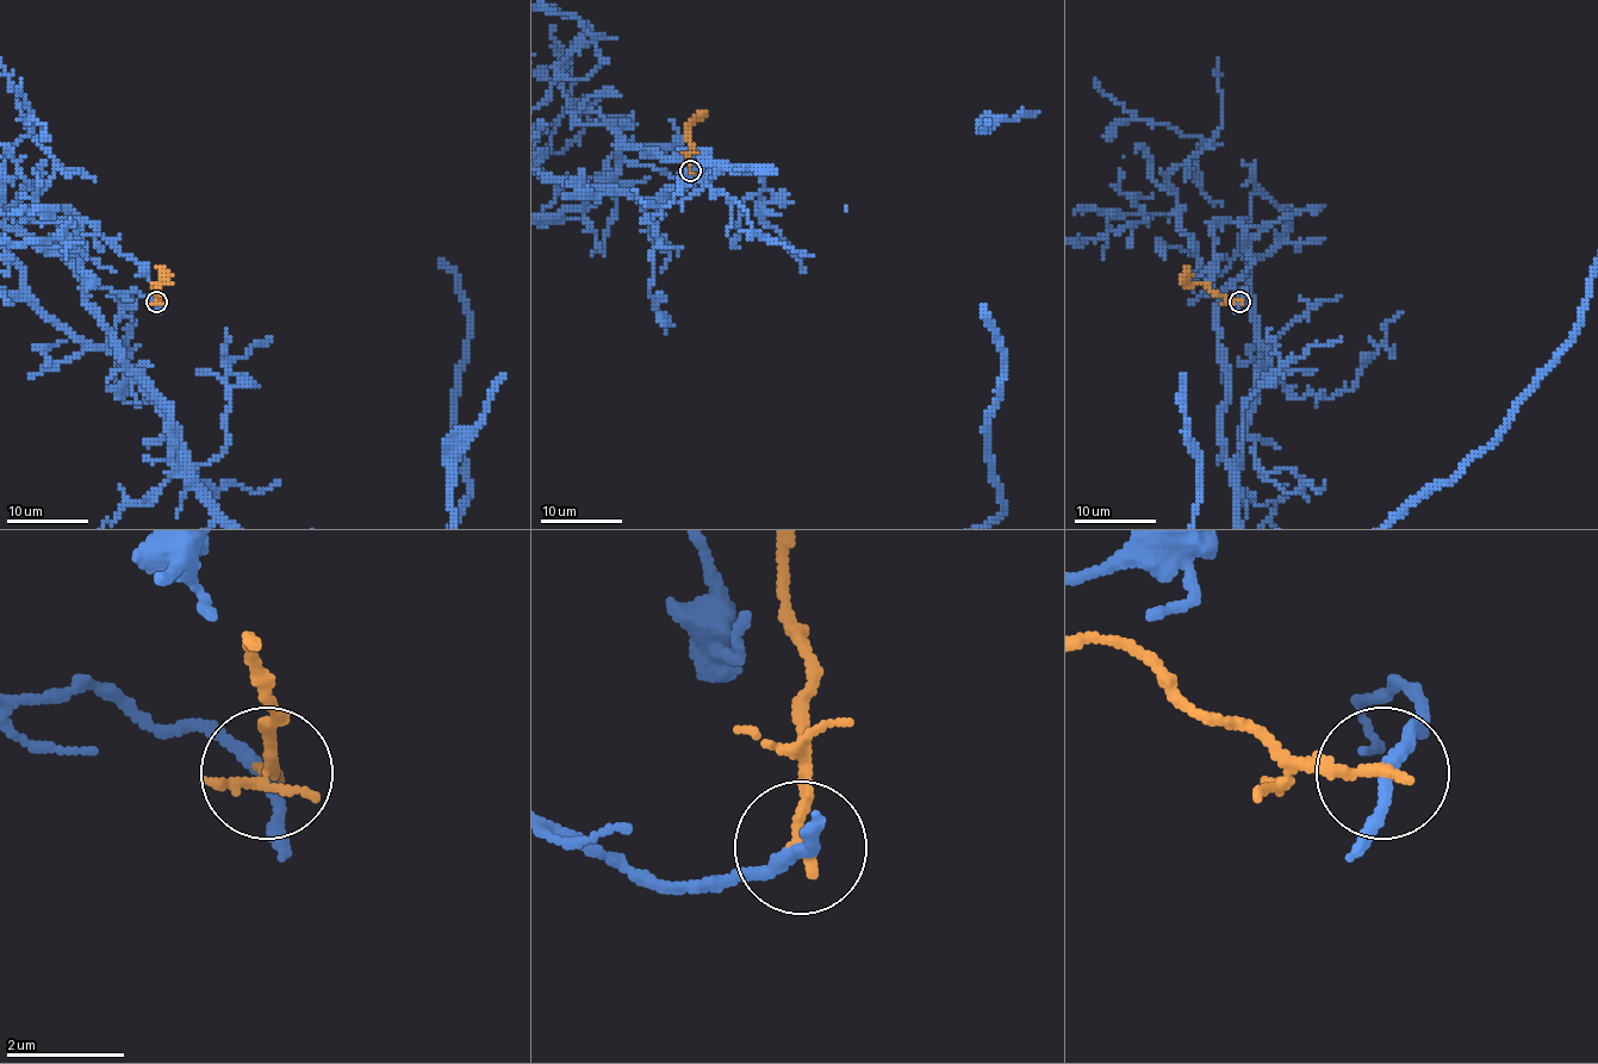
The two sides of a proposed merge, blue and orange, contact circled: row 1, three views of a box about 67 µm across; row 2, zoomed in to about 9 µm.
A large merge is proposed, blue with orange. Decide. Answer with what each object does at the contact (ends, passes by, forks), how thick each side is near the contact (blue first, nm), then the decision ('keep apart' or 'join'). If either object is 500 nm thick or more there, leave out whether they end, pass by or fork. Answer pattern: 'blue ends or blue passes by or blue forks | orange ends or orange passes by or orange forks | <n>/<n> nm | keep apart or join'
blue passes by | orange ends | 220/240 nm | keep apart

